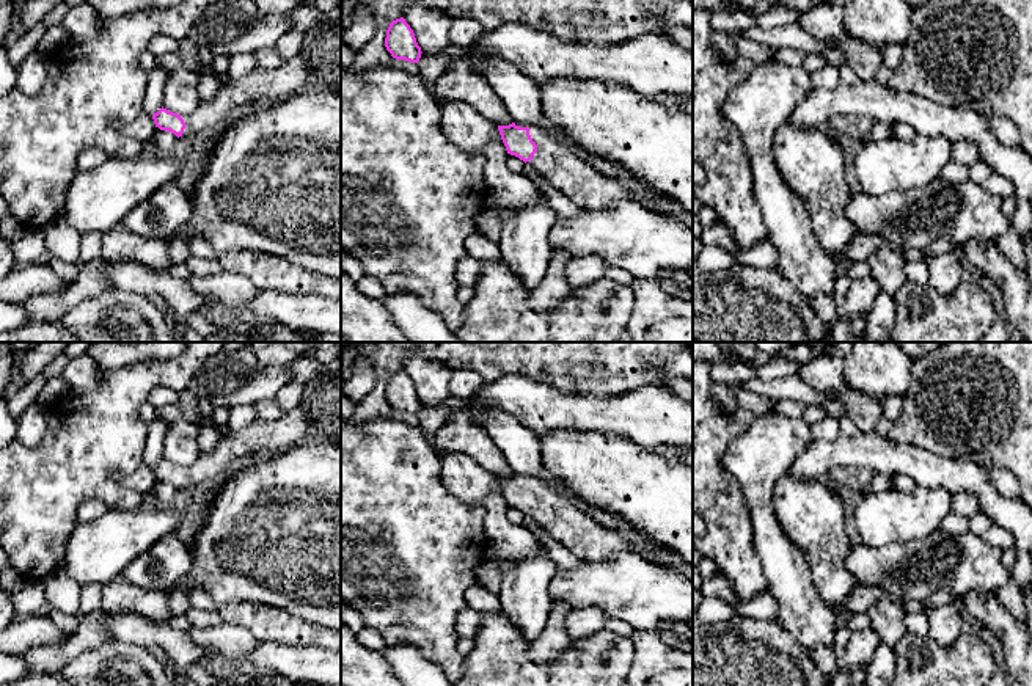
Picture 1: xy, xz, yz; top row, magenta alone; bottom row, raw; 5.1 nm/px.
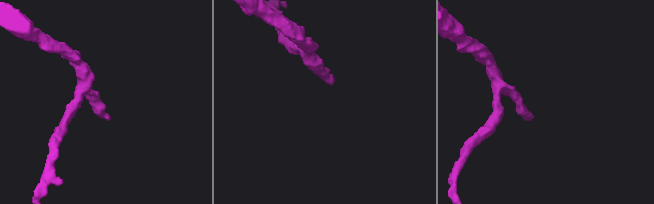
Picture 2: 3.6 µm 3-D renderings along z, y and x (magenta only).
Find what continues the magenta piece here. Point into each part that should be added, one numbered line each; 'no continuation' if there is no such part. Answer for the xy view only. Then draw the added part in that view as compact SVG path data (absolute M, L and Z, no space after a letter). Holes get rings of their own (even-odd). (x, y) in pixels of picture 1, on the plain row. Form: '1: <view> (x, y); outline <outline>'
1: xy (259, 438); outline M298 407L276 421L258 418L239 432L225 430L215 447L201 452L185 469L185 479L192 483L206 482L225 474L236 460L254 460L289 451L305 443L306 427Z

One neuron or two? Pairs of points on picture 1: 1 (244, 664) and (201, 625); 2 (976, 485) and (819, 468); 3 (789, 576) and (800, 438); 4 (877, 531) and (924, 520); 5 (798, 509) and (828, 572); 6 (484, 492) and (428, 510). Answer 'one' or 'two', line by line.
1: one
2: one
3: one
4: one
5: one
6: two

